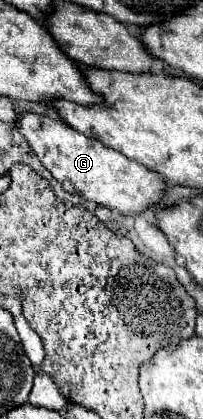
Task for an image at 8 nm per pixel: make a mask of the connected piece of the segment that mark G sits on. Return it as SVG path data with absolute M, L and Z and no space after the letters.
M22 113L18 115L18 127L28 139L30 147L44 163L48 171L68 193L82 195L102 207L118 211L122 215L138 215L152 207L162 205L168 183L164 177L134 159L124 157L120 151L106 147L98 139L86 137L84 133L72 129L62 119L52 119L48 115Z

